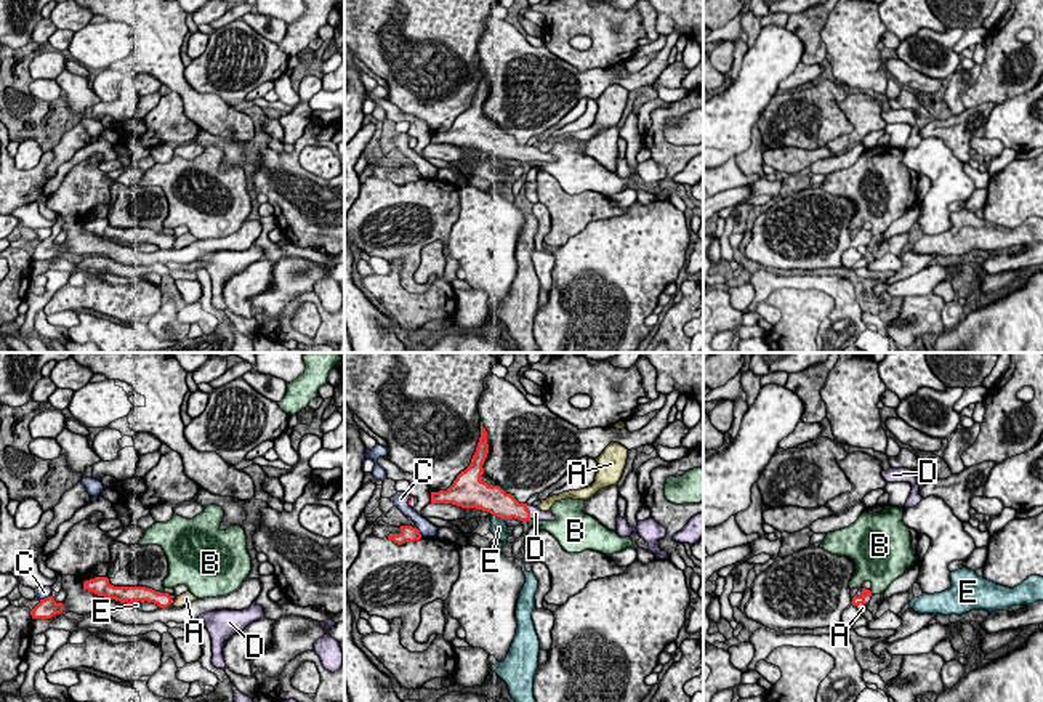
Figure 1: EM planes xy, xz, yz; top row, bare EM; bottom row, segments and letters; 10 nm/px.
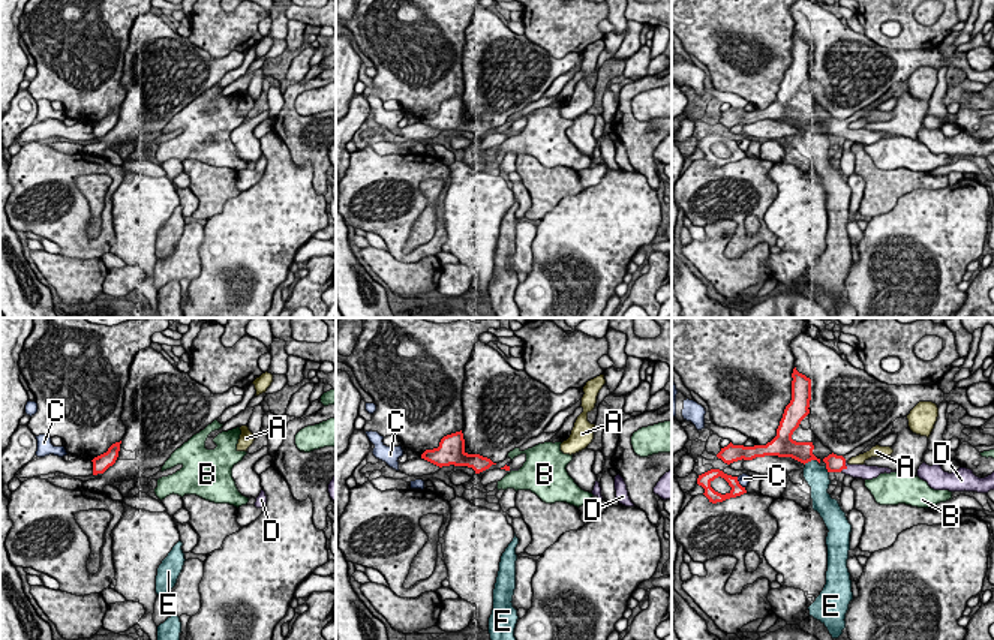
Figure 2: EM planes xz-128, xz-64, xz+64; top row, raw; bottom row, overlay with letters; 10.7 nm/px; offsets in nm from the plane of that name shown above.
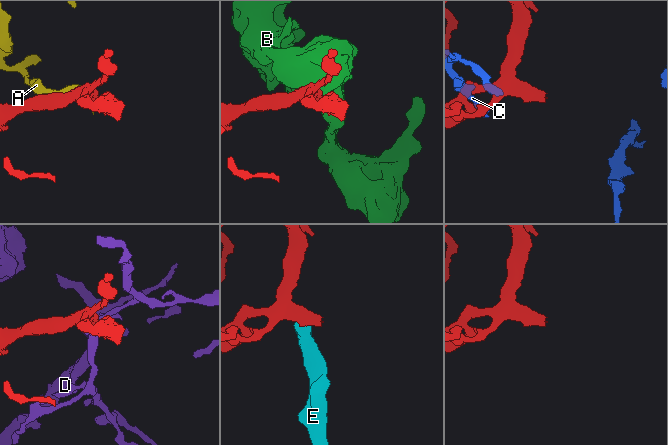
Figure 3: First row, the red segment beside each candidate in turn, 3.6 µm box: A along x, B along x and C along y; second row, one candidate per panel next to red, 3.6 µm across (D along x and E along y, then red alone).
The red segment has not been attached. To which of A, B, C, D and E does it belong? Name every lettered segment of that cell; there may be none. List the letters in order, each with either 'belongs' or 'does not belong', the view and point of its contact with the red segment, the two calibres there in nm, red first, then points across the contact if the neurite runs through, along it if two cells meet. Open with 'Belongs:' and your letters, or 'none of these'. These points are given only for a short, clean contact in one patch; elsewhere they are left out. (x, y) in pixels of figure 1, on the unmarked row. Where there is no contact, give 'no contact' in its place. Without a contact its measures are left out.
Belongs: D
A: does not belong; meets red in yz at (861, 244); 100 nm thick on the red side, 90 nm on the other
B: does not belong; meets red in yz at (870, 233); 100 nm thick on the red side, 320 nm on the other; border along yz (869, 231), (872, 234)
C: does not belong; meets red in xy at (45, 239); 200 nm thick on the red side, 130 nm on the other
D: belongs; meets red in xz at (529, 153); 260 nm thick on the red side, 120 nm on the other; runs through xz (505, 148), (529, 153), (535, 154)
E: does not belong; meets red in xz at (499, 157); 280 nm thick on the red side, 160 nm on the other

